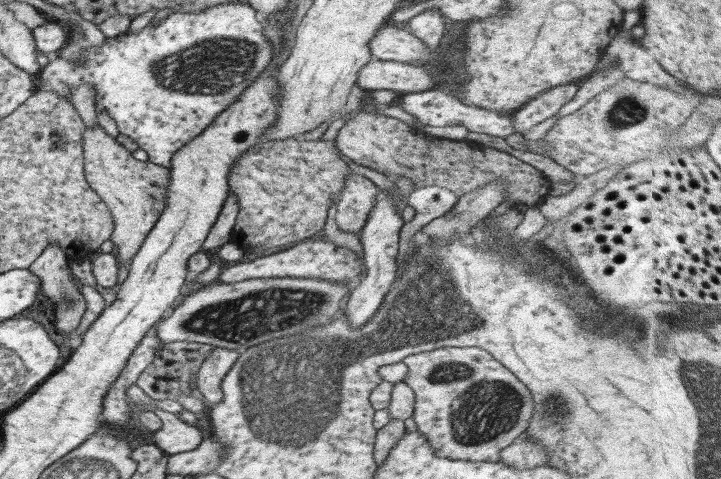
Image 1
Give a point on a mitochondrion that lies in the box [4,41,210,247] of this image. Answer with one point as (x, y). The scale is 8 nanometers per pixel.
(40, 142)

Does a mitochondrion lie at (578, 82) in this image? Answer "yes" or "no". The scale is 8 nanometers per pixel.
no

